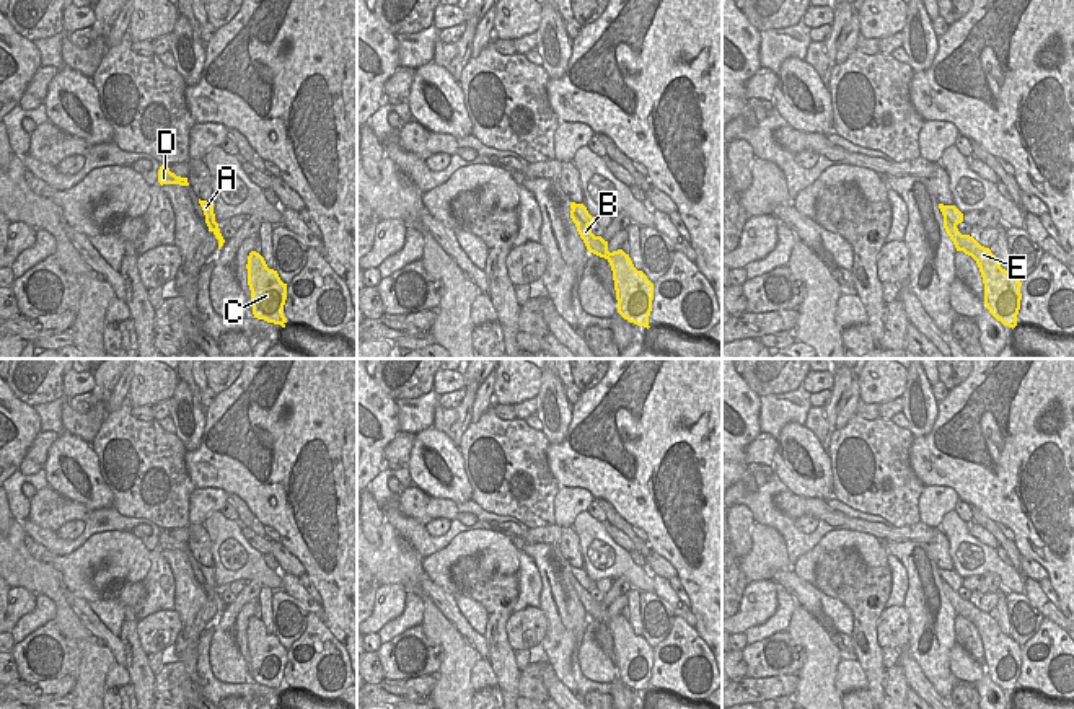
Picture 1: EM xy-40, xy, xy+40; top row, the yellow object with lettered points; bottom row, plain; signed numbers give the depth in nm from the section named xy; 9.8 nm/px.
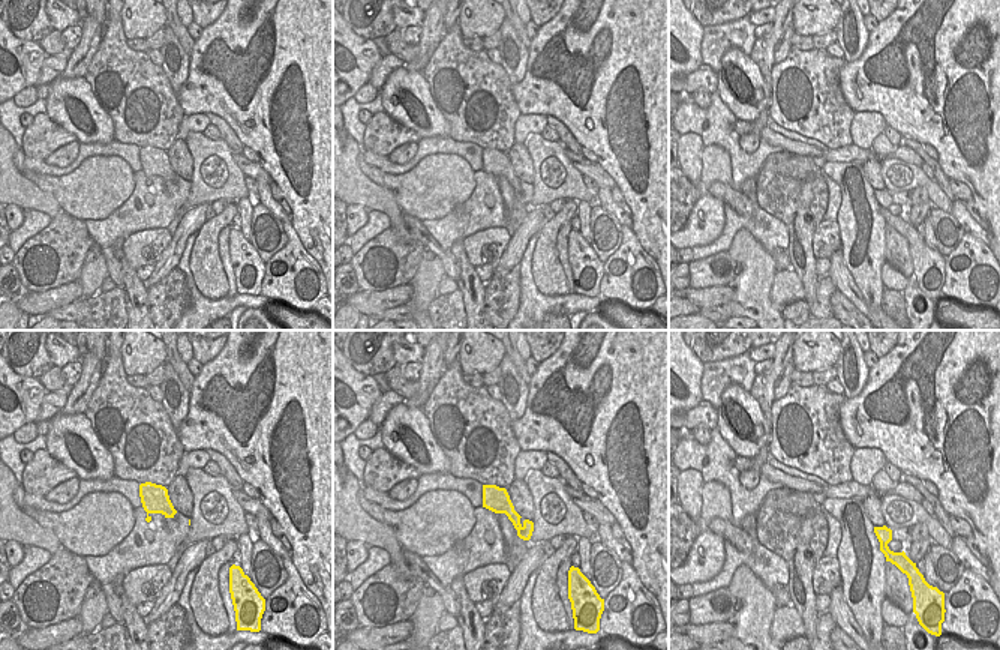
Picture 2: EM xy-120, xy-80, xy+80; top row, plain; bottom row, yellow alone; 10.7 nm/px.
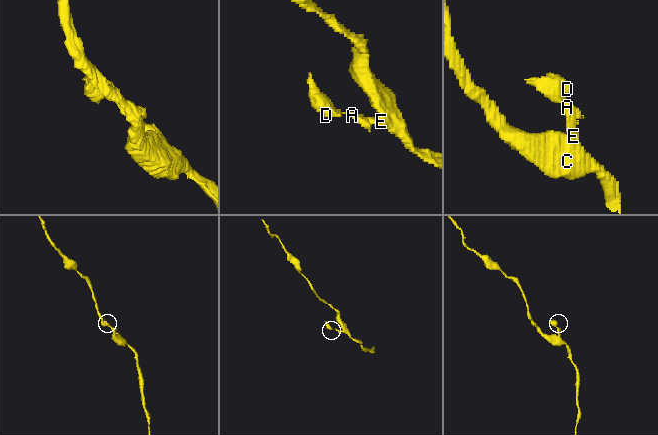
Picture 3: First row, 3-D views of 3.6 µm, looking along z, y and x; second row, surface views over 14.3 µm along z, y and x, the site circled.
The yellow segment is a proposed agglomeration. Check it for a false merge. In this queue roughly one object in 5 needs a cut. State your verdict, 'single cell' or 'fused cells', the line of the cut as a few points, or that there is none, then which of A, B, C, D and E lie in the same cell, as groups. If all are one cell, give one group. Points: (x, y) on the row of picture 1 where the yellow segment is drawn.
single cell; no cut; A B C D E

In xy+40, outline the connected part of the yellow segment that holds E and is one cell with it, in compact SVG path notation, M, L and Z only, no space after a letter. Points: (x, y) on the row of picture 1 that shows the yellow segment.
M939 204L939 209L944 215L944 228L957 251L971 256L979 267L986 308L997 321L1014 329L1020 310L1022 282L1010 271L1001 267L989 248L981 246L973 236L958 231L957 225L963 222L963 214L955 205Z

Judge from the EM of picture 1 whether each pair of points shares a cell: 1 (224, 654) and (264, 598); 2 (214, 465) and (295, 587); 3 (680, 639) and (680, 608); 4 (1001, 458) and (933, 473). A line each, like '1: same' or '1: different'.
1: different
2: different
3: different
4: same

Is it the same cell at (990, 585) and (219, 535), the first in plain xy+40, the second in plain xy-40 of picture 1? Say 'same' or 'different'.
different

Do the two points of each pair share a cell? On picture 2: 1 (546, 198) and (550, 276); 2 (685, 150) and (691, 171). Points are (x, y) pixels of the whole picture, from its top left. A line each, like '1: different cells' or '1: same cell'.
1: different cells
2: same cell

